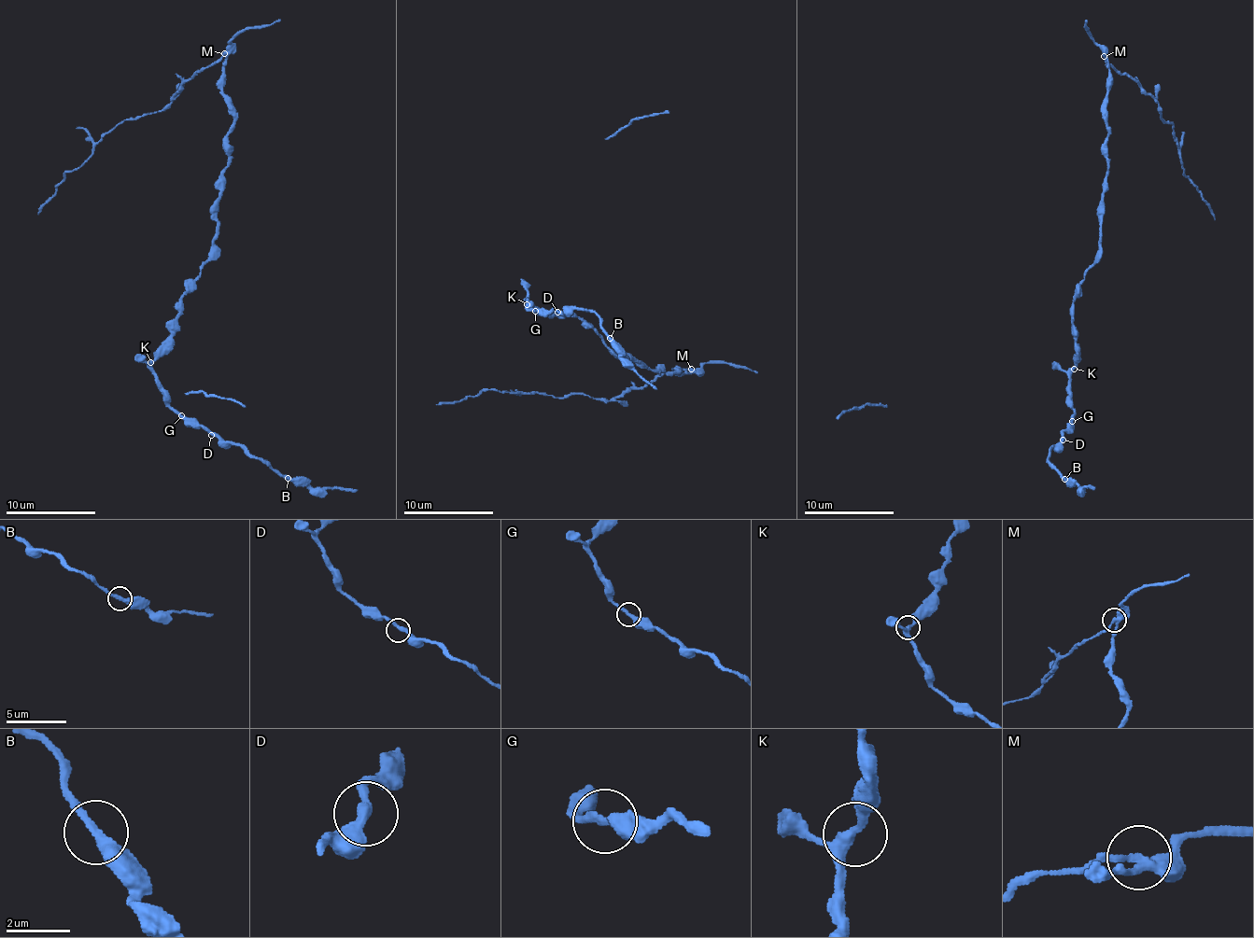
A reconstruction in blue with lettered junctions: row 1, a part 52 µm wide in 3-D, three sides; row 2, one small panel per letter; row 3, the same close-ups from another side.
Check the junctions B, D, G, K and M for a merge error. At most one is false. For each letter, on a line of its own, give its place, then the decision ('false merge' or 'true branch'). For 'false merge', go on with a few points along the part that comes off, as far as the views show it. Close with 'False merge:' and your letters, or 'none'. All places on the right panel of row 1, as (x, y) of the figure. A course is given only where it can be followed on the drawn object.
B: place (1064, 479); true branch
D: place (1063, 440); true branch
G: place (1072, 421); true branch
K: place (1074, 369); true branch
M: place (1104, 56); false merge; course (1104, 55), (1159, 104), (1160, 116), (1173, 124), (1182, 173), (1206, 201), (1214, 218)
False merge: M

